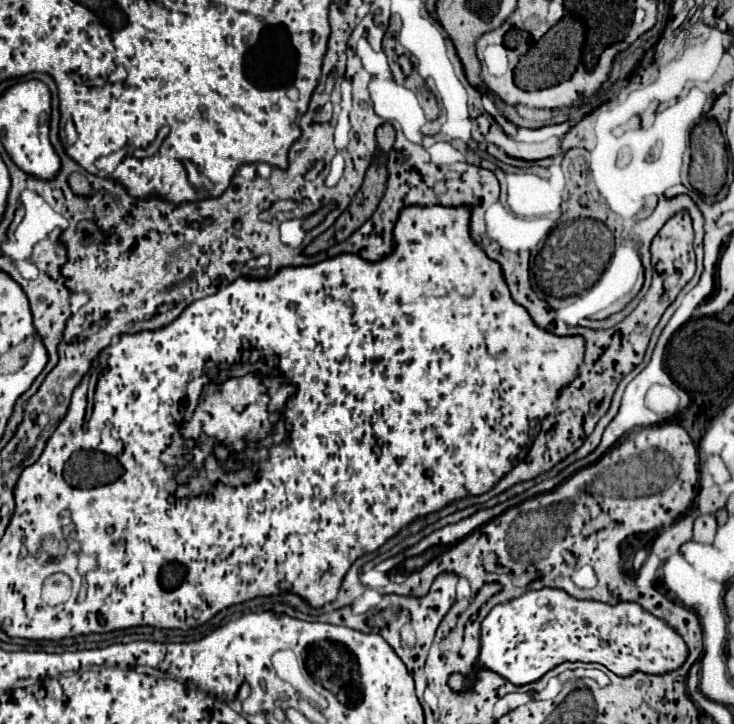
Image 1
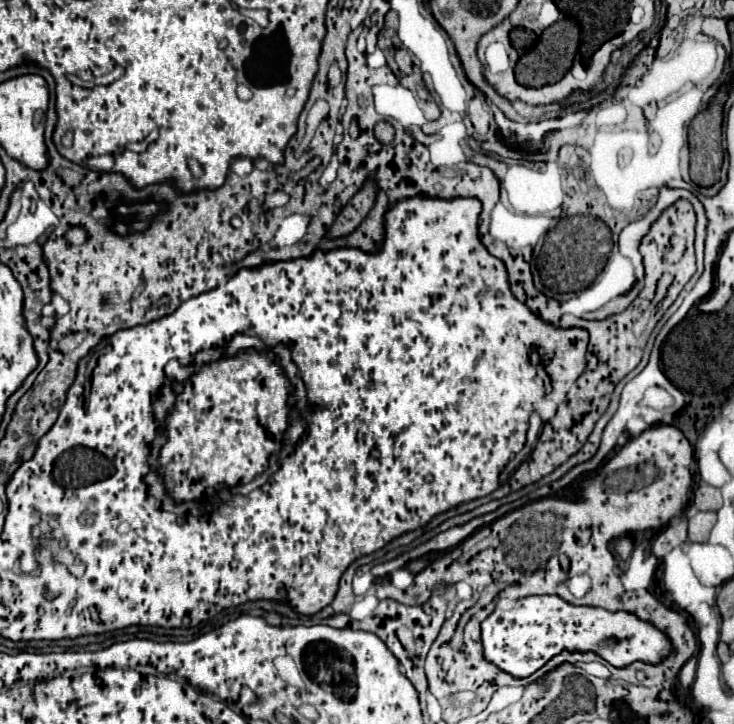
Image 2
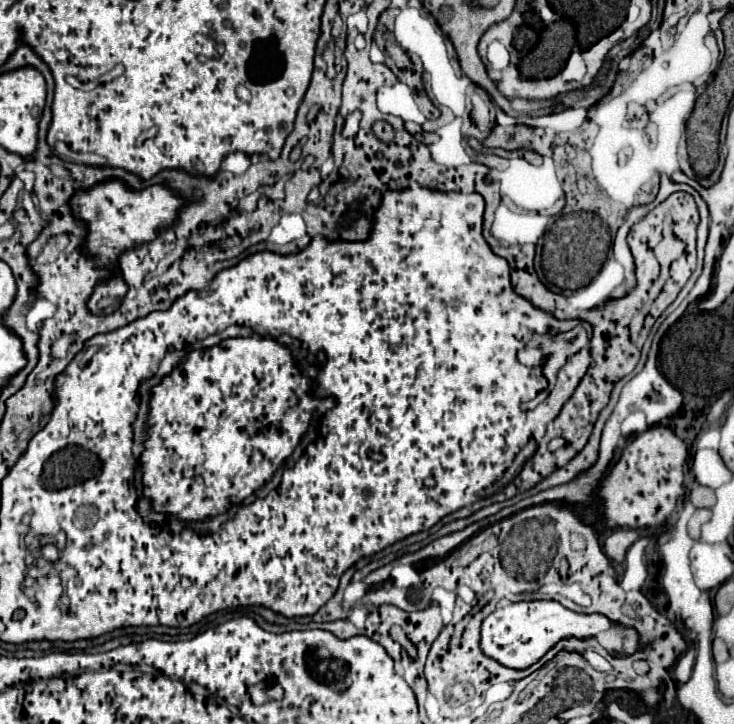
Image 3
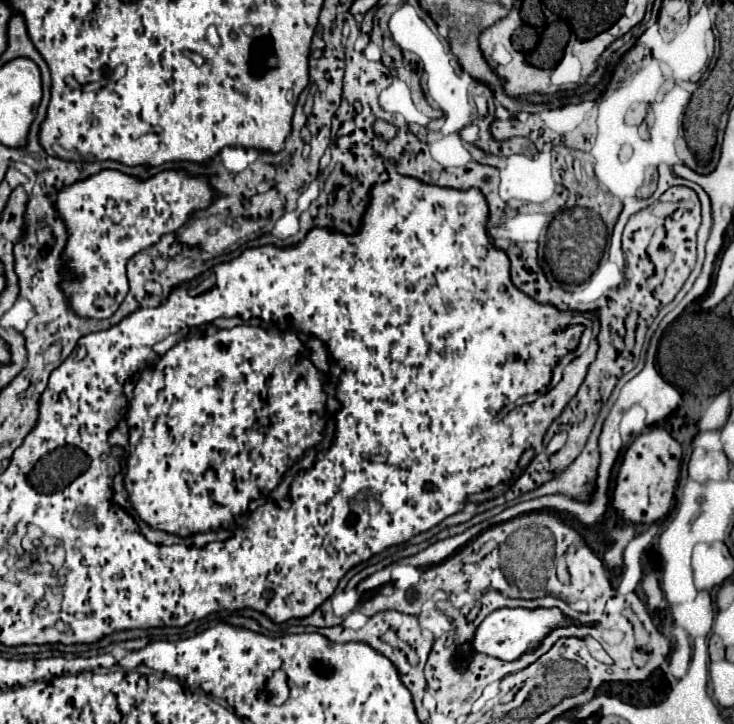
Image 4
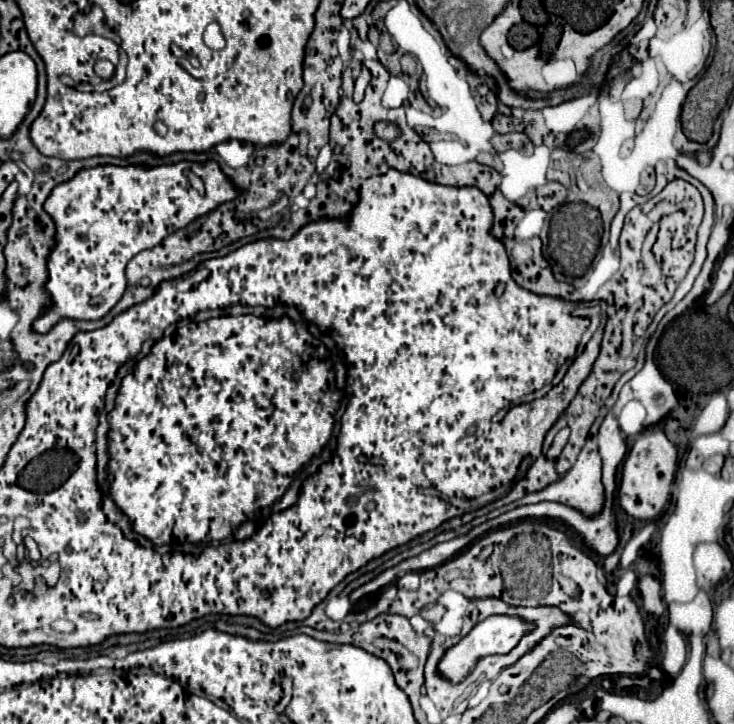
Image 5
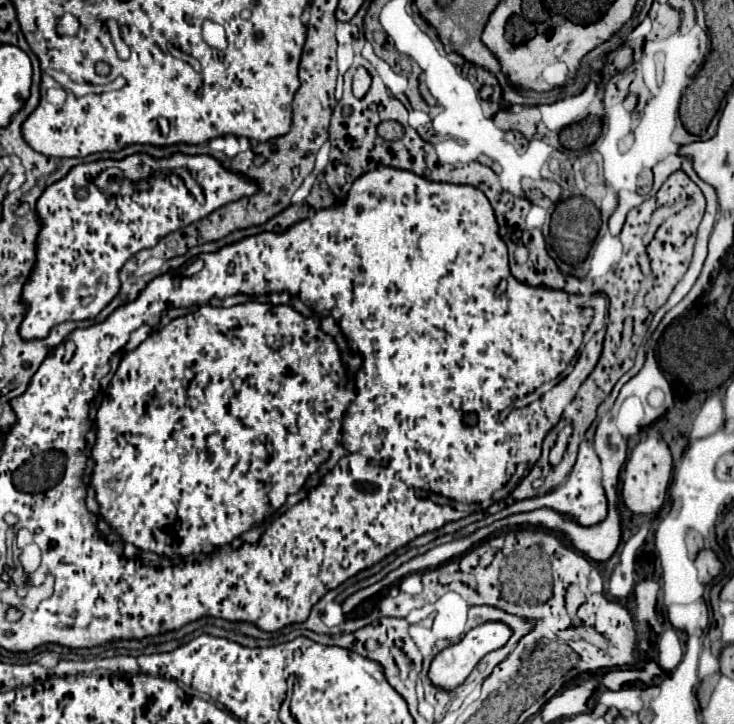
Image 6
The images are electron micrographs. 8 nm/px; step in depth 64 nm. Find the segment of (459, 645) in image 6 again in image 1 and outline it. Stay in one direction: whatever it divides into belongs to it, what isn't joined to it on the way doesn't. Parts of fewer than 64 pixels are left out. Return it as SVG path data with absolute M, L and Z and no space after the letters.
M542 588L530 590L504 606L494 606L490 614L482 622L480 632L482 648L478 662L484 668L490 668L510 680L516 686L538 680L544 672L554 668L564 660L580 660L580 662L598 662L612 670L618 676L630 676L636 670L648 674L664 674L676 670L686 660L686 644L682 638L662 620L646 612L642 606L634 602L620 602L616 606L594 602L594 600L576 600L562 590Z

